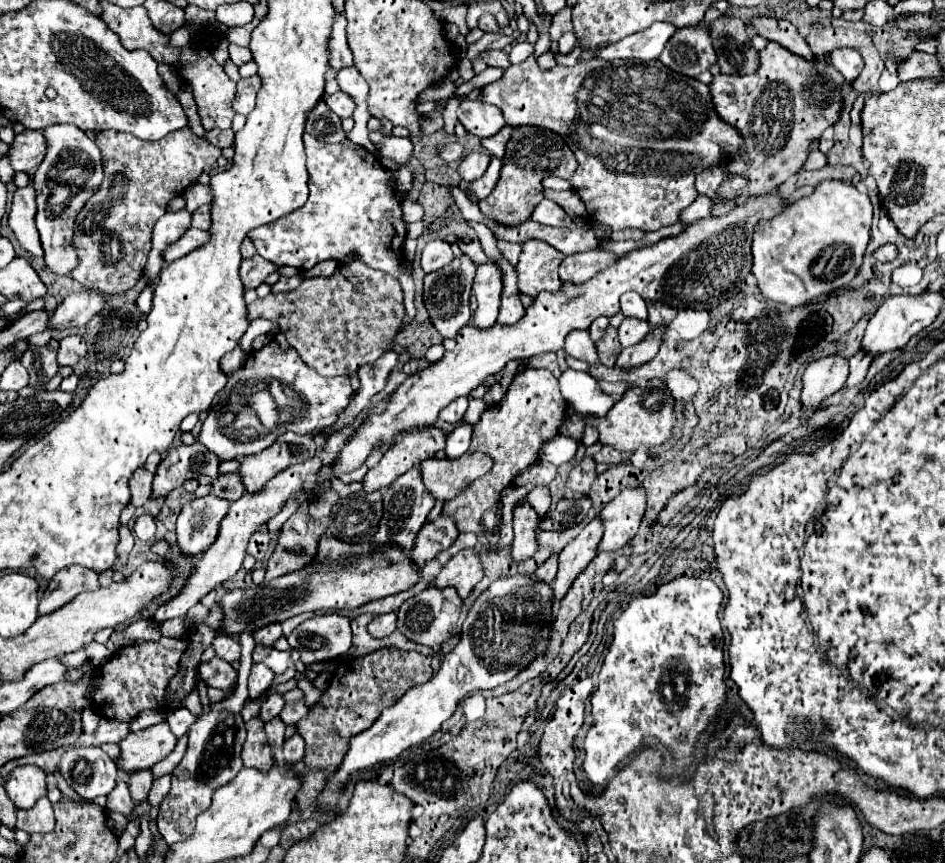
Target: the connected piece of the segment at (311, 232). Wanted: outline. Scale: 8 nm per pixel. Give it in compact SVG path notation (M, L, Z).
M304 133L304 147L306 147L306 167L308 167L308 187L310 187L310 197L306 205L298 211L292 211L290 215L276 219L274 223L256 227L254 231L248 233L252 239L256 253L262 255L264 259L272 261L274 265L292 265L298 269L312 269L320 261L326 259L336 259L338 263L346 263L346 255L356 251L362 257L362 263L366 263L372 269L380 269L384 273L390 273L392 277L398 277L400 263L402 263L402 243L406 239L406 225L402 221L402 209L400 209L400 199L396 199L386 181L388 173L380 165L378 159L374 159L372 153L366 149L350 143L348 139L342 143L324 143L312 137L310 133Z

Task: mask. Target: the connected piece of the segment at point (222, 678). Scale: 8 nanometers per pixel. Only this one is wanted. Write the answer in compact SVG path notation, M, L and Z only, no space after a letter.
M214 657L210 663L202 663L200 669L200 679L206 683L206 687L214 687L214 689L234 689L236 687L236 679L238 673L234 671L234 667L218 657Z

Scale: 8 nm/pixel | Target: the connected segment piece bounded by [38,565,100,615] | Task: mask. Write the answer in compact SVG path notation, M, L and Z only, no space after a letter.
M78 565L66 567L66 569L58 571L54 575L54 579L48 583L46 591L40 597L38 613L48 615L48 613L60 609L62 605L66 605L68 601L72 601L78 593L96 591L98 587L100 587L98 573L94 573L86 567L78 567Z

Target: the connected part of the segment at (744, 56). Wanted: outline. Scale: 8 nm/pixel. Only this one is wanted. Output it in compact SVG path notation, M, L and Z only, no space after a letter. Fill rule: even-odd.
M716 19L710 35L724 75L752 75L758 71L758 51L752 47L746 25L740 19Z

